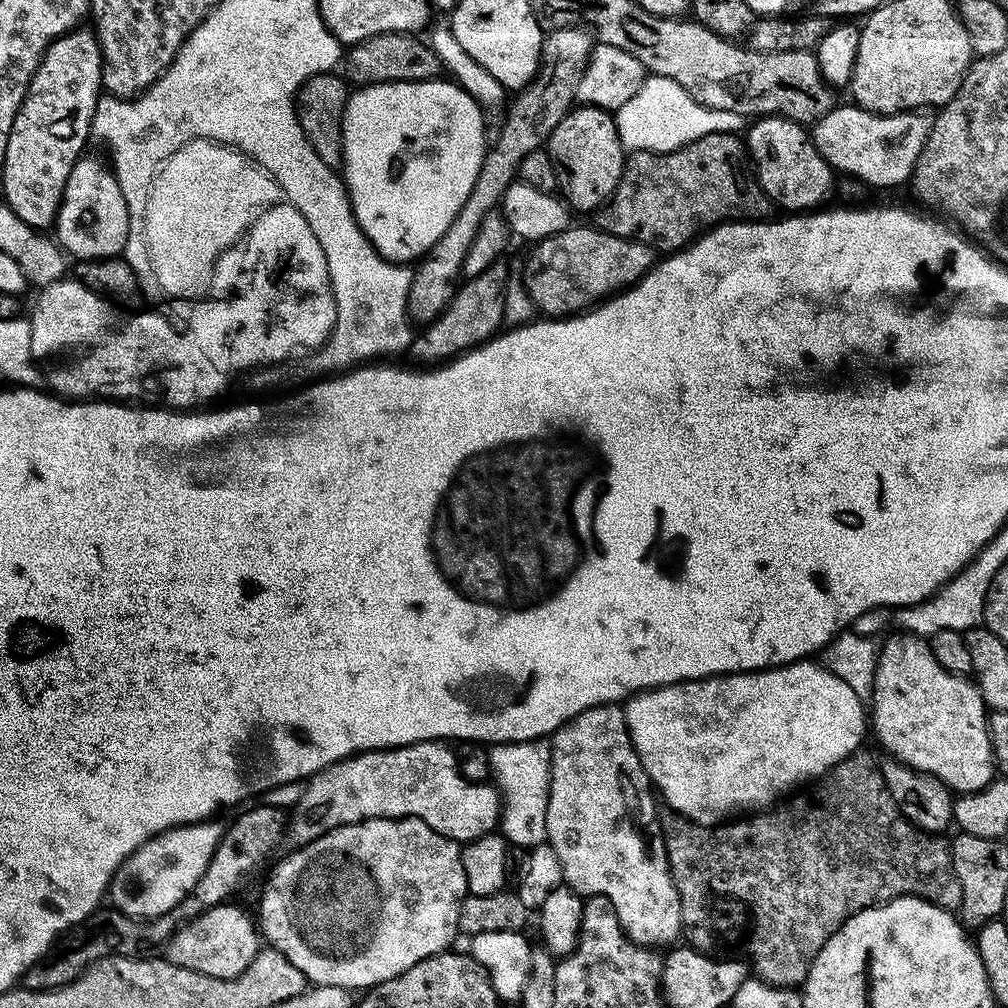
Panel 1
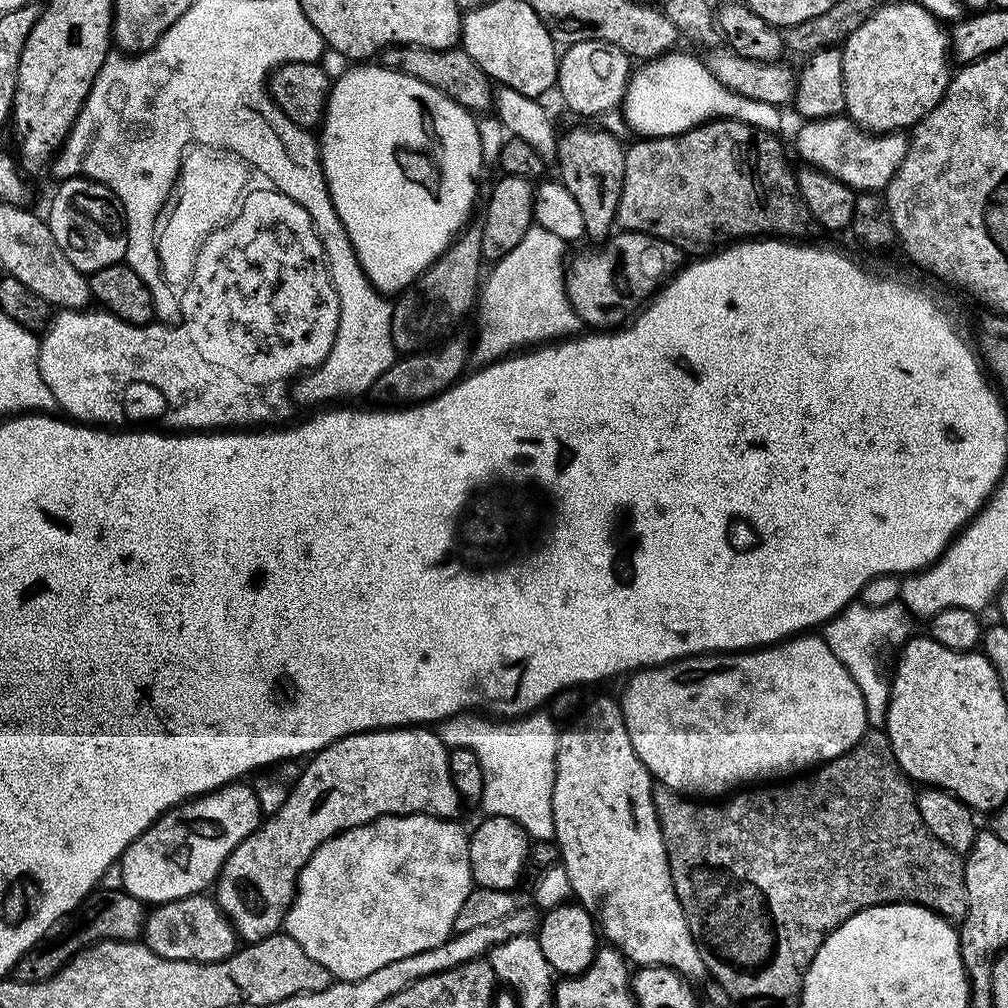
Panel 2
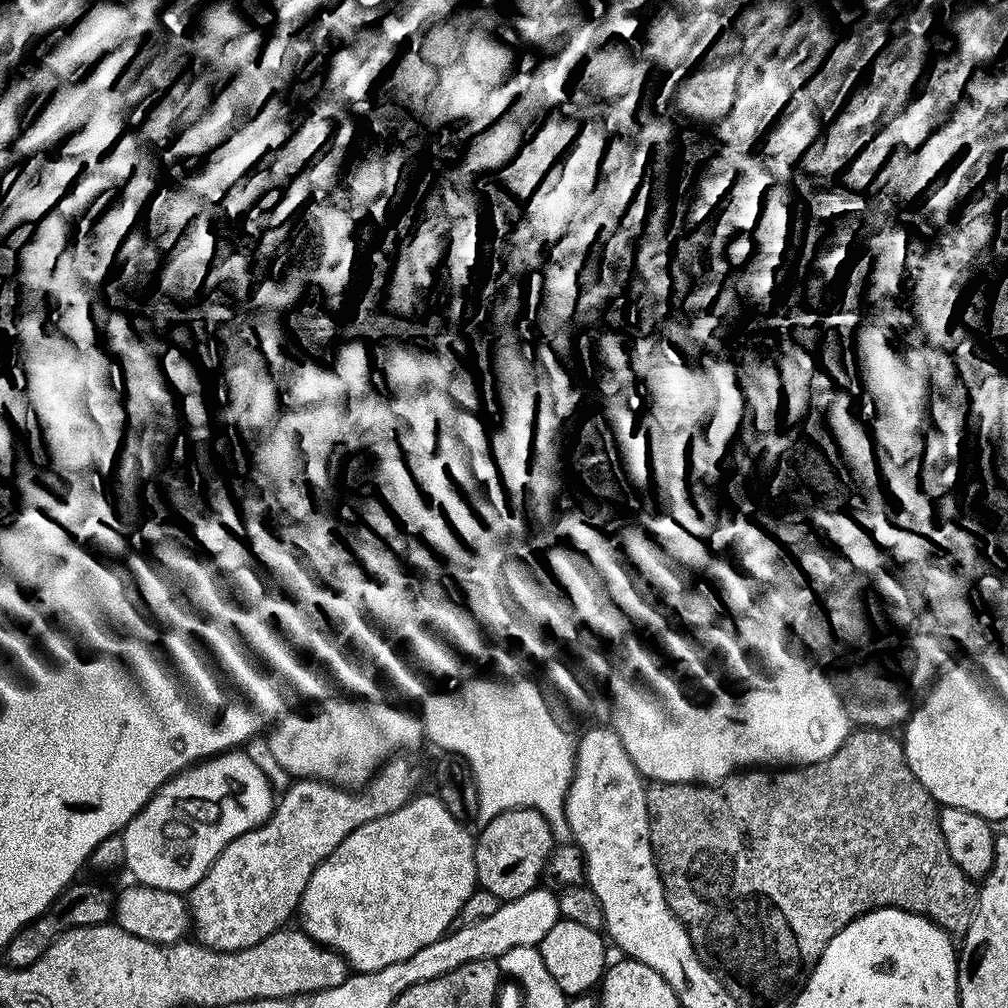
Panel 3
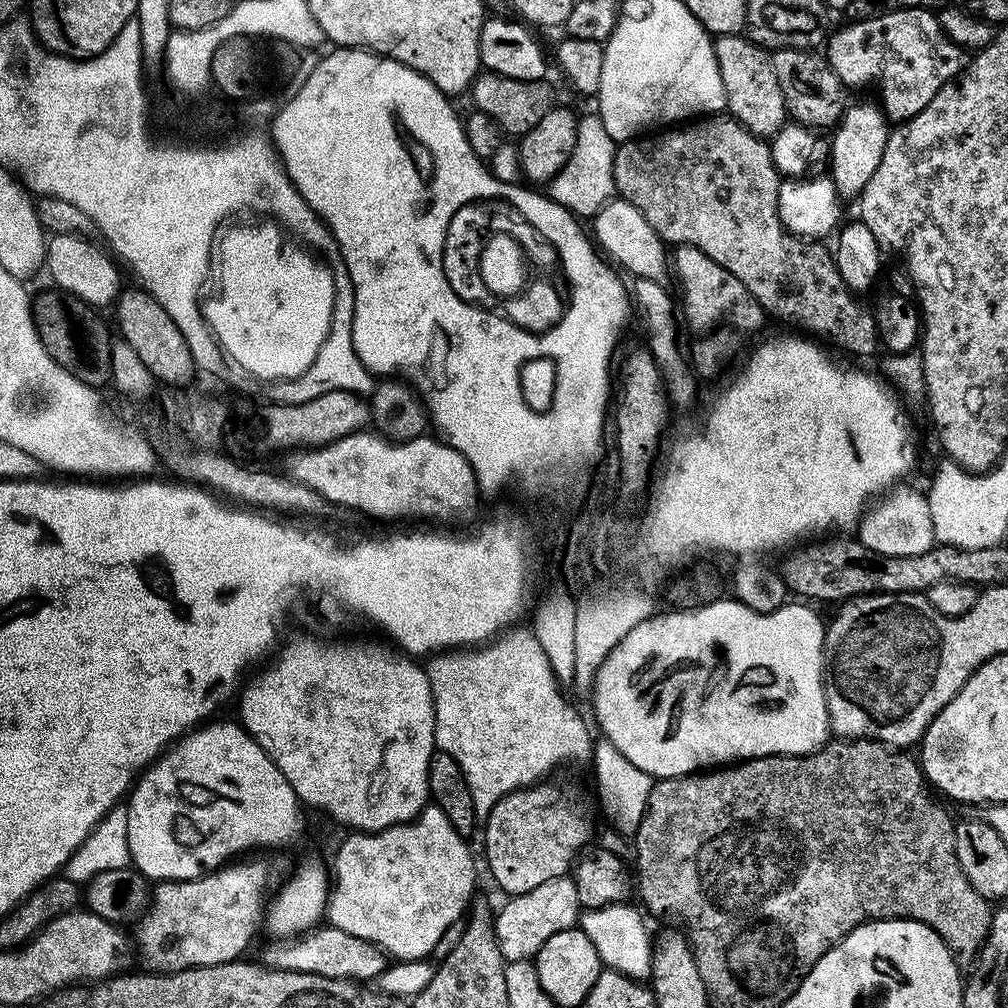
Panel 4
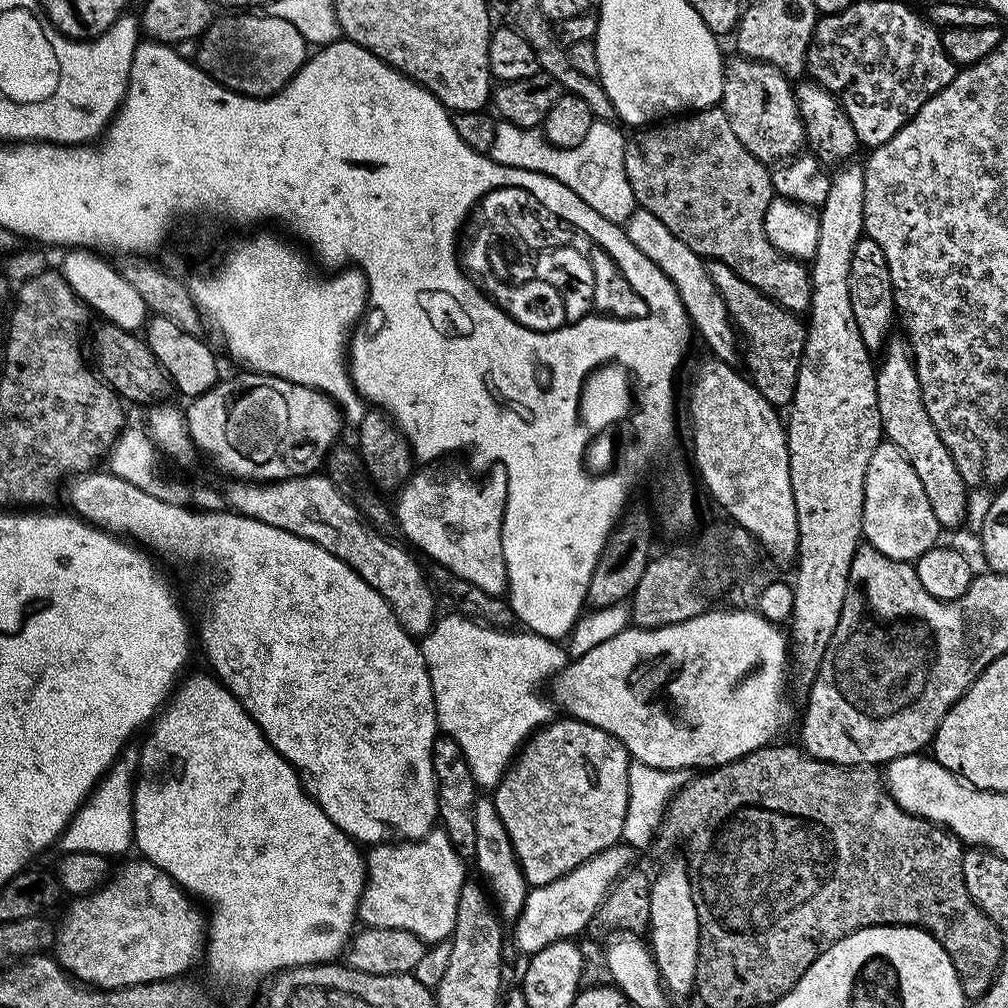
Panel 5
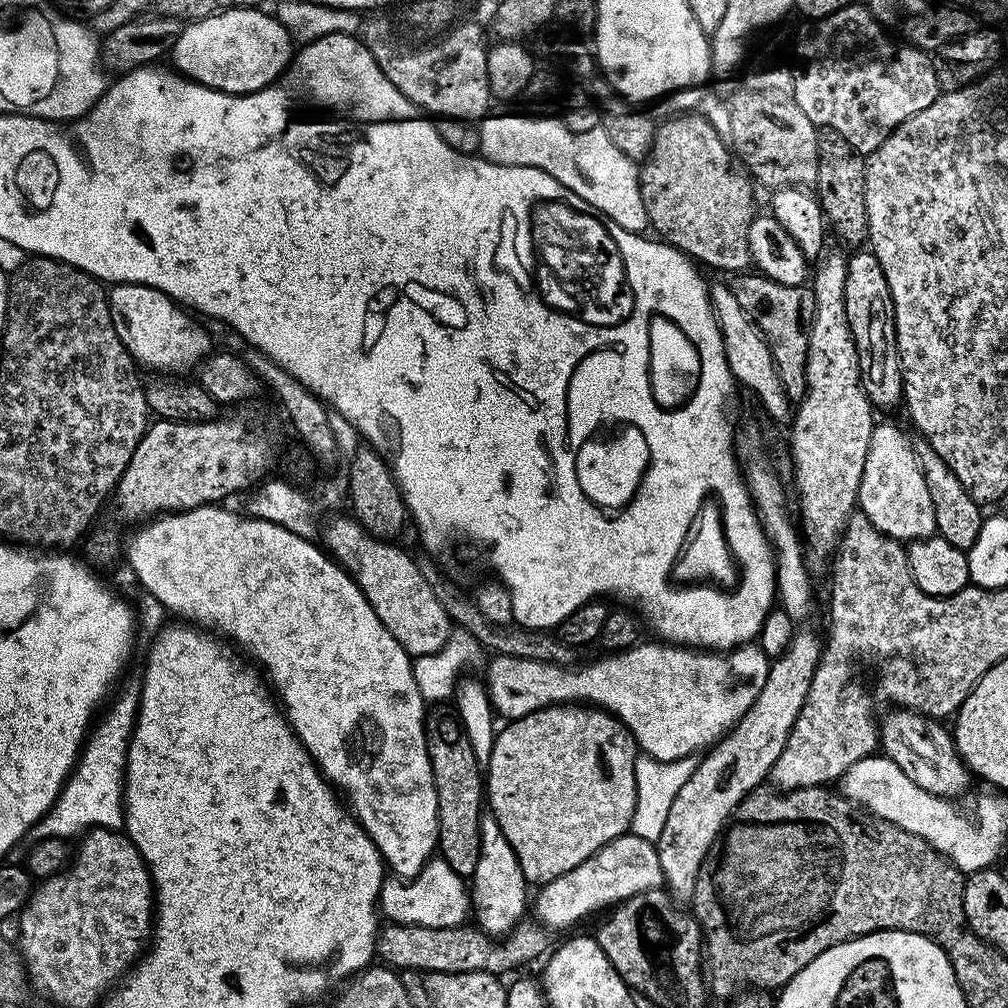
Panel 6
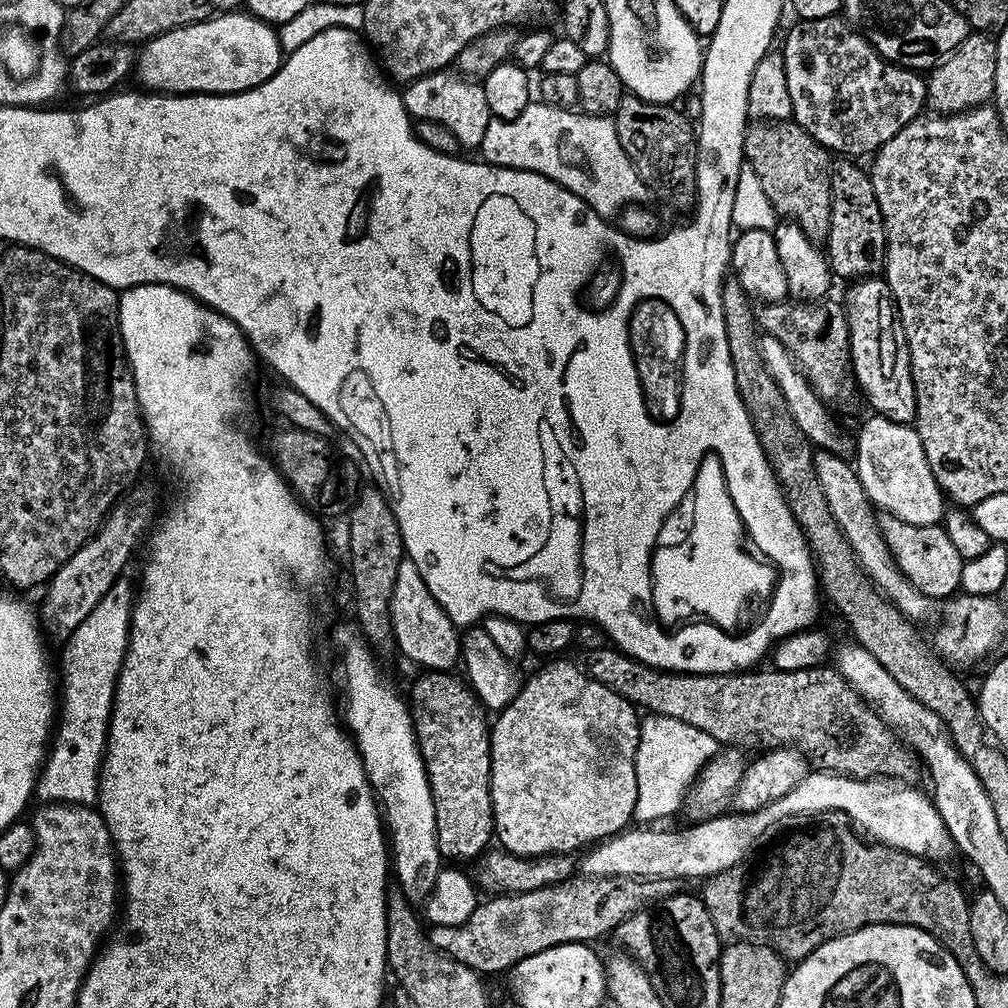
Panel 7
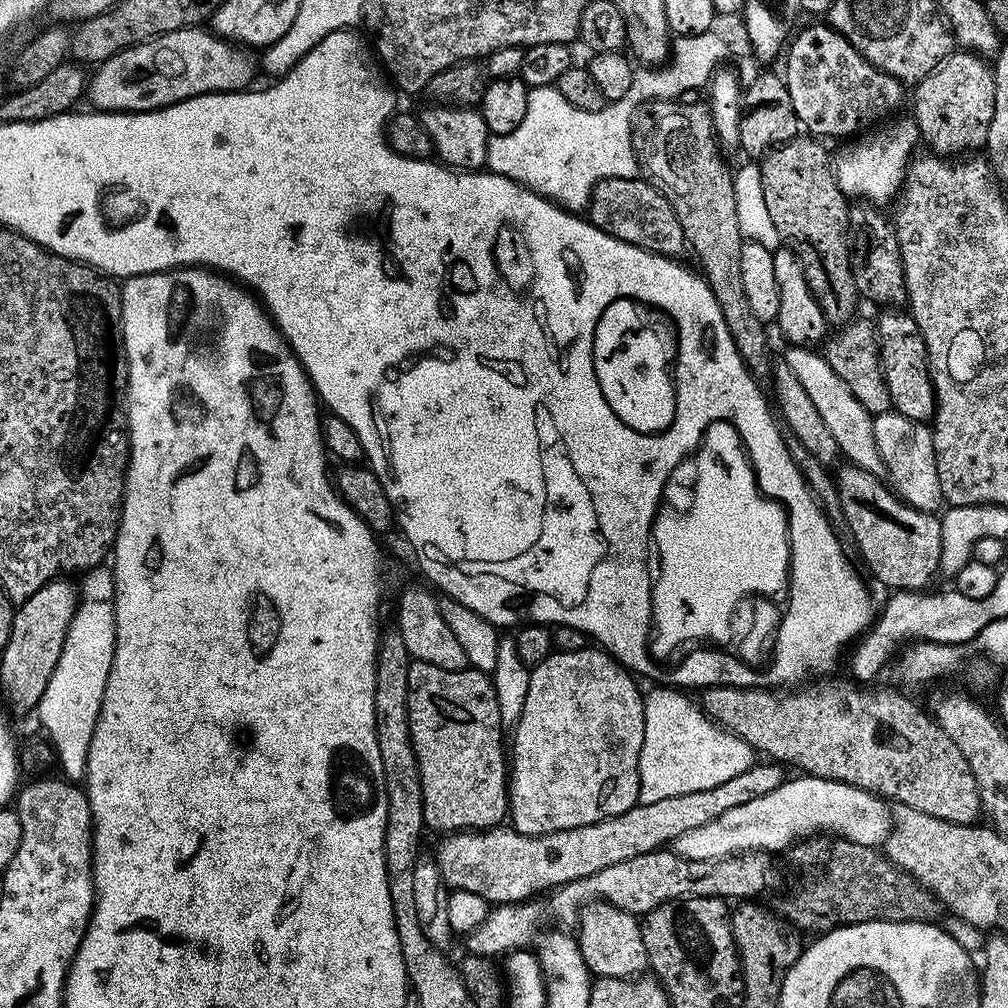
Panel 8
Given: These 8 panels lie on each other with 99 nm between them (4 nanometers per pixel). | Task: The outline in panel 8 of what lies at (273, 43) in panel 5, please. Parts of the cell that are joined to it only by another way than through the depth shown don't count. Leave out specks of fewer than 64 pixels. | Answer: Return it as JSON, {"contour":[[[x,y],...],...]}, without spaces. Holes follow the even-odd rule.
{"contour":[[[204,26],[179,28],[165,36],[156,36],[145,44],[114,54],[91,73],[87,81],[86,100],[93,109],[101,112],[153,112],[155,108],[165,108],[188,100],[191,96],[205,96],[207,92],[238,92],[249,87],[248,84],[258,72],[258,60],[249,49],[224,40]]]}

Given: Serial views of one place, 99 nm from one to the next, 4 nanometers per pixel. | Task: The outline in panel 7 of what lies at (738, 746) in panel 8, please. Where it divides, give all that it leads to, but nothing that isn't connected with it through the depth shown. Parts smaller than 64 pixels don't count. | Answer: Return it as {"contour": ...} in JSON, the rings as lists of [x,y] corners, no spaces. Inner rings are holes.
{"contour":[[[648,714],[640,721],[640,741],[636,755],[638,802],[634,817],[641,825],[664,820],[685,803],[688,790],[696,783],[700,771],[716,755],[718,745],[710,734],[682,722],[678,718]]]}

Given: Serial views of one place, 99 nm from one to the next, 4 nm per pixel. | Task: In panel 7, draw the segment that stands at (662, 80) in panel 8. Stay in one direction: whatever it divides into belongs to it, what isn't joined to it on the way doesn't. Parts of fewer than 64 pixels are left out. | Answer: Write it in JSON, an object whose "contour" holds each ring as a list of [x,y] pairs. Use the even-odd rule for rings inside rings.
{"contour":[[[529,102],[526,110],[518,114],[518,118],[507,122],[493,118],[490,126],[486,126],[486,134],[482,137],[478,152],[484,155],[481,157],[487,163],[497,168],[521,168],[550,178],[585,200],[590,208],[605,218],[615,217],[630,204],[647,201],[650,192],[649,185],[636,172],[626,150],[622,150],[615,119],[606,116],[589,116],[571,108],[555,108],[549,104]]]}

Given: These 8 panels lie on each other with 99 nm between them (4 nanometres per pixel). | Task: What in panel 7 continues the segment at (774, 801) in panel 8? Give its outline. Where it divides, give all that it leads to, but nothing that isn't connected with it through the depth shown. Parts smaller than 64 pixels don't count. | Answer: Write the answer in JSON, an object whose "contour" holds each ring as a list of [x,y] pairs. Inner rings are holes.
{"contour":[[[809,771],[790,794],[782,794],[778,802],[766,806],[757,812],[738,812],[727,814],[709,815],[702,824],[694,824],[690,828],[684,828],[681,832],[655,832],[652,826],[636,826],[631,830],[616,833],[607,840],[591,847],[584,855],[584,861],[579,861],[580,868],[585,877],[594,876],[638,876],[642,880],[674,880],[683,881],[683,876],[700,876],[699,878],[711,878],[719,872],[728,872],[732,867],[767,834],[768,828],[783,822],[787,816],[800,816],[799,818],[811,818],[819,812],[841,812],[846,814],[853,825],[865,828],[873,841],[889,844],[892,848],[900,848],[903,852],[909,852],[915,856],[928,857],[935,860],[938,856],[953,855],[954,845],[938,810],[933,806],[931,799],[924,796],[914,788],[907,788],[907,783],[895,778],[873,778],[870,780],[855,780],[853,776],[840,776],[837,772]]]}

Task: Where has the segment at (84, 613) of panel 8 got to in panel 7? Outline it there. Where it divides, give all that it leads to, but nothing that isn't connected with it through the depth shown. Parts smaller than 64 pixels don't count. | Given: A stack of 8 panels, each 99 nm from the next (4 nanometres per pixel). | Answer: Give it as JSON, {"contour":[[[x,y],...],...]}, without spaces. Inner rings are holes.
{"contour":[[[121,578],[106,590],[102,602],[68,637],[64,648],[64,665],[58,668],[58,723],[50,737],[35,795],[46,804],[97,803],[100,795],[100,764],[108,744],[108,723],[112,717],[112,699],[116,679],[128,649],[128,632],[132,628],[134,584]]]}

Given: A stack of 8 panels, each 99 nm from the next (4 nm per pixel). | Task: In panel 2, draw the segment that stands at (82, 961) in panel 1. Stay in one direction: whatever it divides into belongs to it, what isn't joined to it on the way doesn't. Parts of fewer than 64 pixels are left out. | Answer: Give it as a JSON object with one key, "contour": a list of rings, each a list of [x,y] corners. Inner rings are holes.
{"contour":[[[97,887],[76,907],[75,912],[63,916],[36,947],[23,956],[11,970],[11,975],[22,982],[38,982],[53,976],[77,952],[95,944],[97,940],[136,940],[143,933],[146,919],[144,901],[134,898],[123,887]]]}

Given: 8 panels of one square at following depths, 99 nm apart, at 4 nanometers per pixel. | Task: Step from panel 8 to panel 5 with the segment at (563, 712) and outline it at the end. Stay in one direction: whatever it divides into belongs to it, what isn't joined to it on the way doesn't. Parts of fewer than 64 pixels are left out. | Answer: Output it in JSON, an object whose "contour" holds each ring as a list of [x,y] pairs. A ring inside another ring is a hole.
{"contour":[[[571,718],[553,719],[544,725],[543,728],[536,729],[531,736],[524,742],[524,747],[516,753],[515,760],[512,761],[509,769],[505,772],[504,777],[494,789],[494,799],[498,812],[498,817],[502,820],[502,825],[506,828],[510,842],[513,844],[514,854],[517,862],[520,864],[521,872],[525,876],[525,882],[532,888],[541,888],[558,878],[562,878],[570,870],[582,866],[594,854],[606,850],[611,844],[621,843],[624,834],[624,823],[626,822],[626,806],[628,805],[628,765],[630,757],[627,750],[606,730],[598,730],[598,726],[590,726],[590,722],[582,722]]]}

